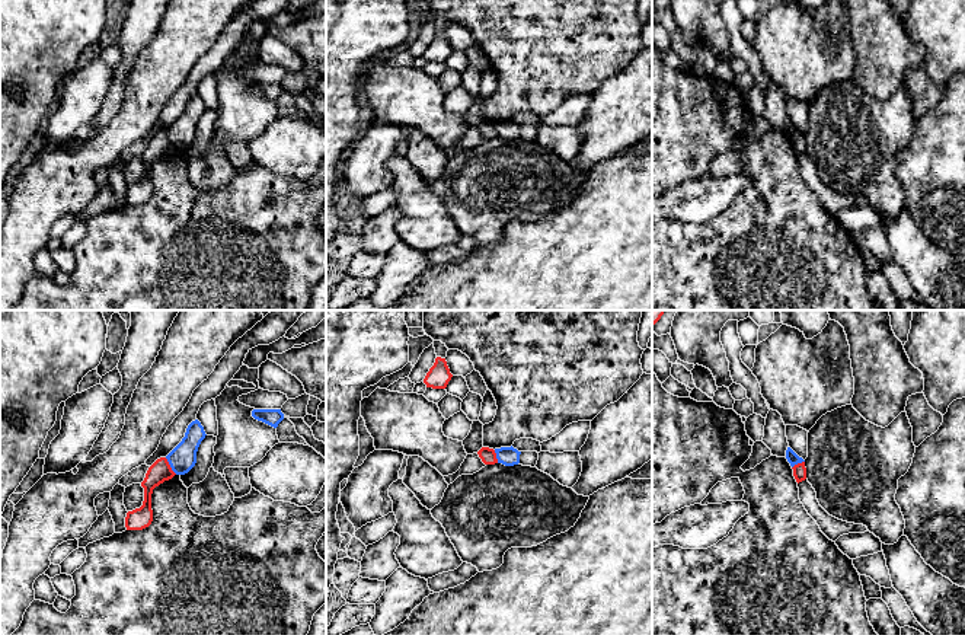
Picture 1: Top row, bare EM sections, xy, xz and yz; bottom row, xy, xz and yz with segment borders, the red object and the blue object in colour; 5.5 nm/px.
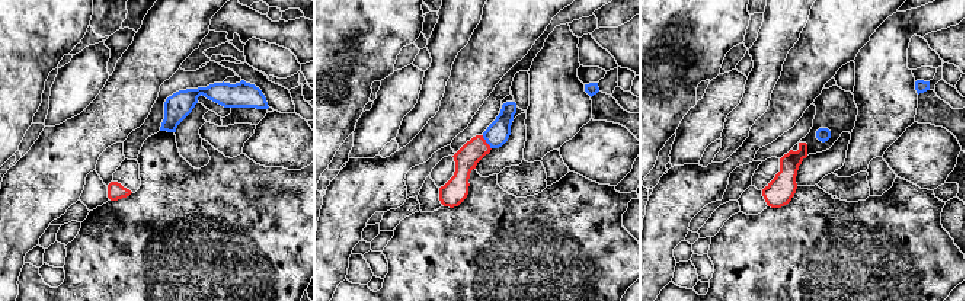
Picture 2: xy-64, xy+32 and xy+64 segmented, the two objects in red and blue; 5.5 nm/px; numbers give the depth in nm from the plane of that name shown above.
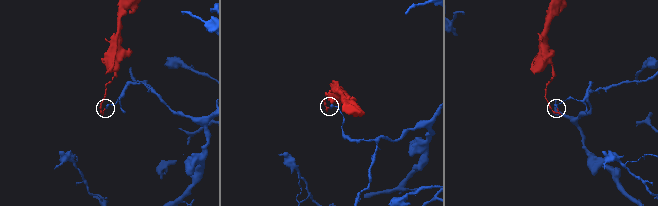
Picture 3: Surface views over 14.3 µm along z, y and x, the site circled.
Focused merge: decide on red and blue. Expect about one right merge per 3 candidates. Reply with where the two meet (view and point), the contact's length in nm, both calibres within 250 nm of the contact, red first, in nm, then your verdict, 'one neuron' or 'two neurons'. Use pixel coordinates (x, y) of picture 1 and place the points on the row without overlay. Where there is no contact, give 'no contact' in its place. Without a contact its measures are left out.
meets red in xy at (169, 140); contact 120 nm long; 120 nm thick on the red side, 150 nm on the other; two neurons

